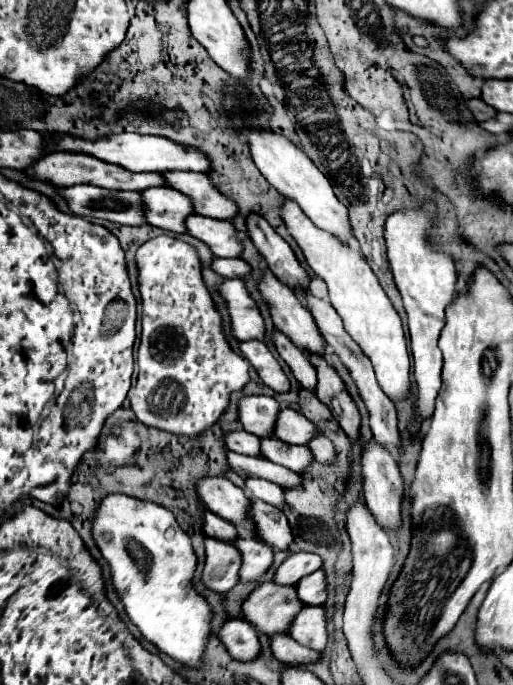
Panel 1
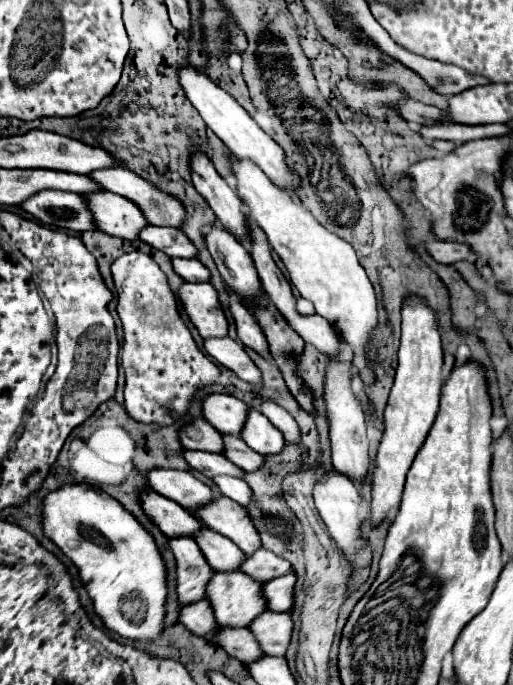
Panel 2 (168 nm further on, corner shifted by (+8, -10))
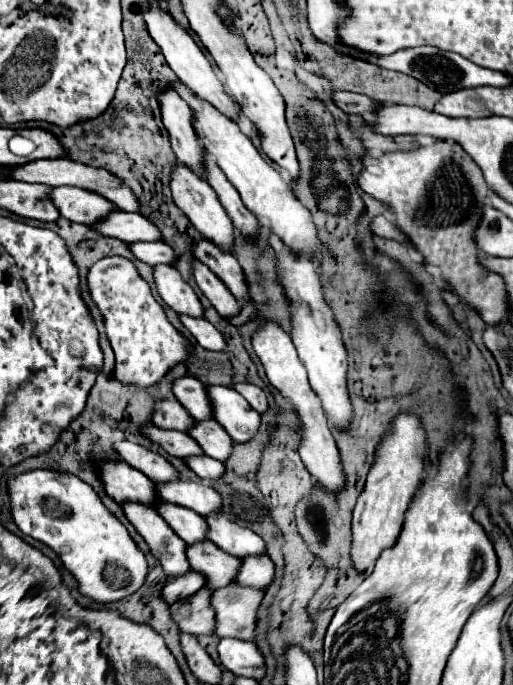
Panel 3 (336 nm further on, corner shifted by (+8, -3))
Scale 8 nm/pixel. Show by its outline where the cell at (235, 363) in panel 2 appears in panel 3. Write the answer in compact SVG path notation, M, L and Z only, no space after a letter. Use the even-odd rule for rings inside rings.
M181 317L181 321L191 331L191 335L197 339L201 347L209 351L225 351L227 341L213 323L209 323L207 319L193 319L193 317Z

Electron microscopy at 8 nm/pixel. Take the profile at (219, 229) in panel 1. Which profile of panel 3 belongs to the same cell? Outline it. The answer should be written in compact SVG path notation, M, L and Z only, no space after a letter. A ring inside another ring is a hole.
M111 213L111 217L95 225L95 229L107 237L117 237L125 243L163 241L163 233L159 231L159 227L141 213Z

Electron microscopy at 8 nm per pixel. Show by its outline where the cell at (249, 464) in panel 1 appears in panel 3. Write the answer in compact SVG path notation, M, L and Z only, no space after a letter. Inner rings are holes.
M147 425L147 435L153 437L155 443L159 443L169 455L175 457L193 457L203 455L203 449L197 445L197 441L181 431L159 431L155 425Z

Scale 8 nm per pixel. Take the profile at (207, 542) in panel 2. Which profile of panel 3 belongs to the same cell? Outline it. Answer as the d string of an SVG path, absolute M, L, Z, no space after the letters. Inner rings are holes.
M163 503L163 511L159 509L159 515L171 525L171 529L175 529L175 533L187 545L195 545L199 541L207 541L209 539L207 537L207 533L209 533L207 521L203 521L203 517L193 513L191 509L183 509L179 505Z

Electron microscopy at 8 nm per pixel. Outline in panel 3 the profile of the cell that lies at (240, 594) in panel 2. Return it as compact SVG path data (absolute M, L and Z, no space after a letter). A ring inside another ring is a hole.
M211 541L189 545L187 557L191 561L191 569L205 575L207 587L211 591L217 591L221 587L235 583L235 575L239 573L239 567L241 567L241 561L237 557L223 553Z

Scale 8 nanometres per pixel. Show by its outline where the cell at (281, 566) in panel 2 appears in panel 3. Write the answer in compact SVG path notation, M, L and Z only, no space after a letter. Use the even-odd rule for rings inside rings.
M205 517L209 523L209 539L221 547L225 553L233 557L257 557L267 553L265 541L253 533L251 529L243 529L235 525L233 521L227 521L227 517Z

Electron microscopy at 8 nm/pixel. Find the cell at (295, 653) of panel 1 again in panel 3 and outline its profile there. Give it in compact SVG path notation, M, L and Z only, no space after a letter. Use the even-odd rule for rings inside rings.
M203 587L189 601L177 601L171 605L171 615L177 621L179 629L189 635L215 635L215 609L209 603L211 593Z

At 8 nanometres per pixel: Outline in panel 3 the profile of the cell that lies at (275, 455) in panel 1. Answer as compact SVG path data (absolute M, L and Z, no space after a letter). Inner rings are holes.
M211 419L211 421L197 421L195 429L191 429L189 433L205 451L205 455L219 459L219 461L227 461L233 453L233 445L235 441L231 441L231 437L223 431L223 427Z

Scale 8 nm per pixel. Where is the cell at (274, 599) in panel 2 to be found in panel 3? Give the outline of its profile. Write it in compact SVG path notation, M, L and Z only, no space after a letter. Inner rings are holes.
M267 555L245 557L243 567L237 575L237 583L259 591L267 591L267 587L273 583L273 577L275 577L275 565Z

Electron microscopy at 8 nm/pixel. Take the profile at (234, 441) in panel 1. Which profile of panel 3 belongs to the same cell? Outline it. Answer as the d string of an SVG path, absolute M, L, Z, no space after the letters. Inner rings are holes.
M159 401L155 405L155 427L159 429L175 429L175 431L189 431L195 427L195 419L179 401Z

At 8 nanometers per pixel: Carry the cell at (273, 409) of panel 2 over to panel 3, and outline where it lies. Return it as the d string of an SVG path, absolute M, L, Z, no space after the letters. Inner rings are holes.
M237 383L235 385L235 391L239 391L255 411L259 411L261 415L269 411L269 405L267 405L267 395L263 393L261 387L257 385L251 385L251 383Z

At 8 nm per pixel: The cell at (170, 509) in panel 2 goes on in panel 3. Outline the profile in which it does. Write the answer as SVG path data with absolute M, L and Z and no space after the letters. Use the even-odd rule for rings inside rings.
M115 461L115 465L103 469L103 485L117 503L141 503L151 509L163 503L157 485L123 461Z

